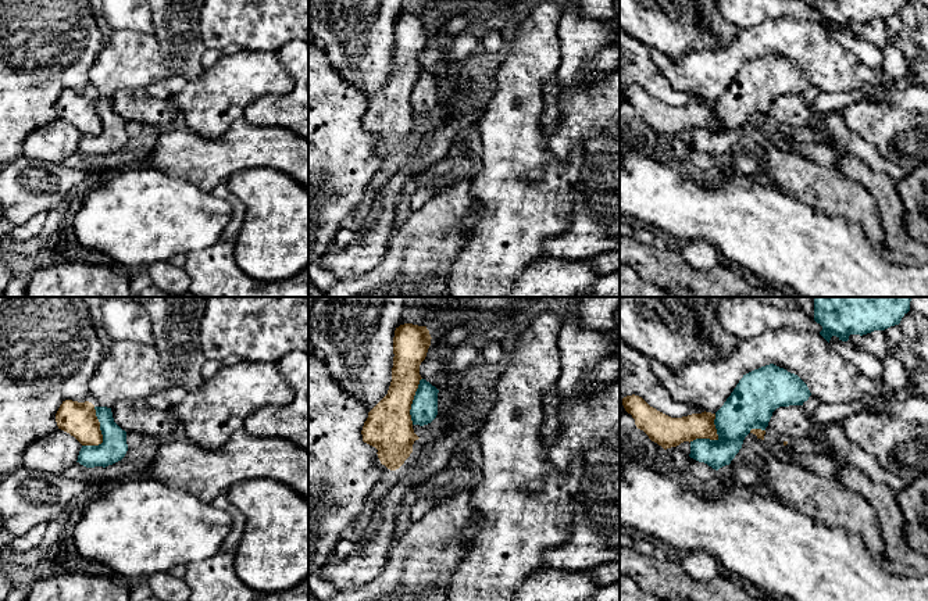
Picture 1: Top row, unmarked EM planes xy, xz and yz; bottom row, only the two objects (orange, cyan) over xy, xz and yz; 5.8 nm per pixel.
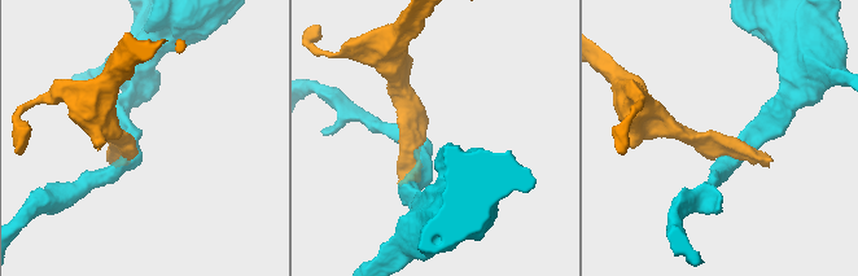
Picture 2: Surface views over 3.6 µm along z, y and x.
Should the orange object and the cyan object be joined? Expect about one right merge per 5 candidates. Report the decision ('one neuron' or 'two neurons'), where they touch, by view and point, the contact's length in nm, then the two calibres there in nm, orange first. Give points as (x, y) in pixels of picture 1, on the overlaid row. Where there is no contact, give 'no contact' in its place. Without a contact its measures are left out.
two neurons; meets orange in xy at (102, 435); contact 240 nm long; 200 nm thick on the orange side, 150 nm on the other

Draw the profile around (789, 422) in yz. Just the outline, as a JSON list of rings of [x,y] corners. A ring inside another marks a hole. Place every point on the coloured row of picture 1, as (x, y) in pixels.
[[[802,405],[779,407],[772,412],[772,416],[765,428],[765,432],[779,437],[784,441],[796,437],[807,437],[813,434],[815,423],[811,421],[811,414]]]

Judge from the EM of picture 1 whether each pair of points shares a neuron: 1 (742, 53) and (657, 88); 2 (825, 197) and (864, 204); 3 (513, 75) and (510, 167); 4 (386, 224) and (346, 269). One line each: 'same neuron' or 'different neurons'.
1: different neurons
2: same neuron
3: same neuron
4: same neuron

